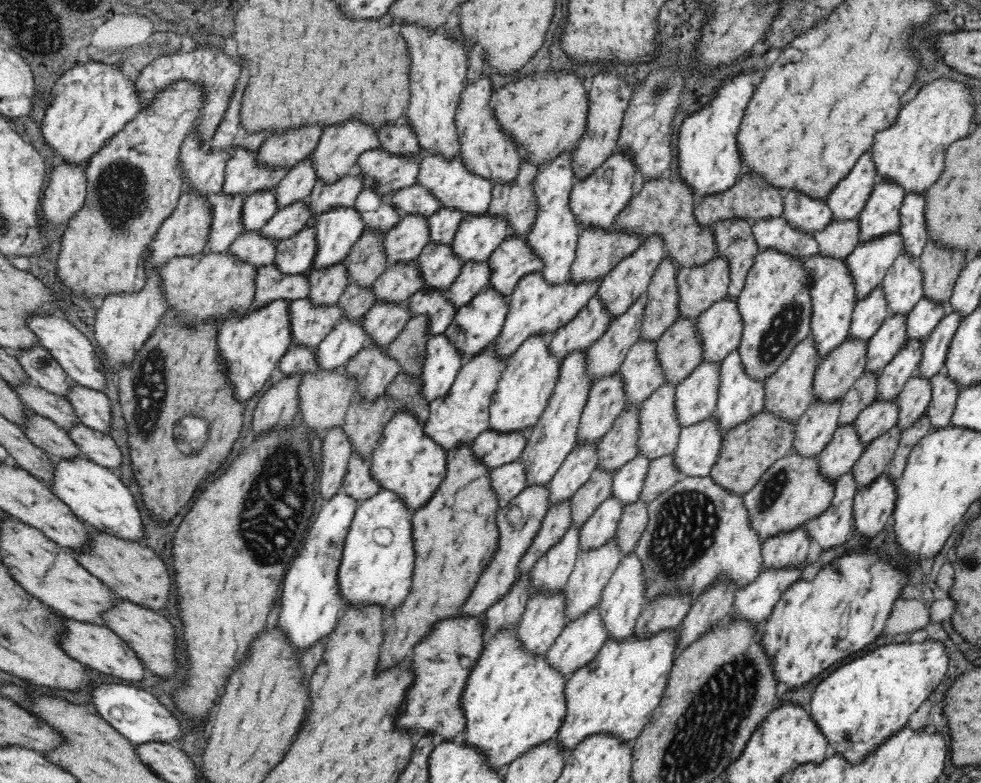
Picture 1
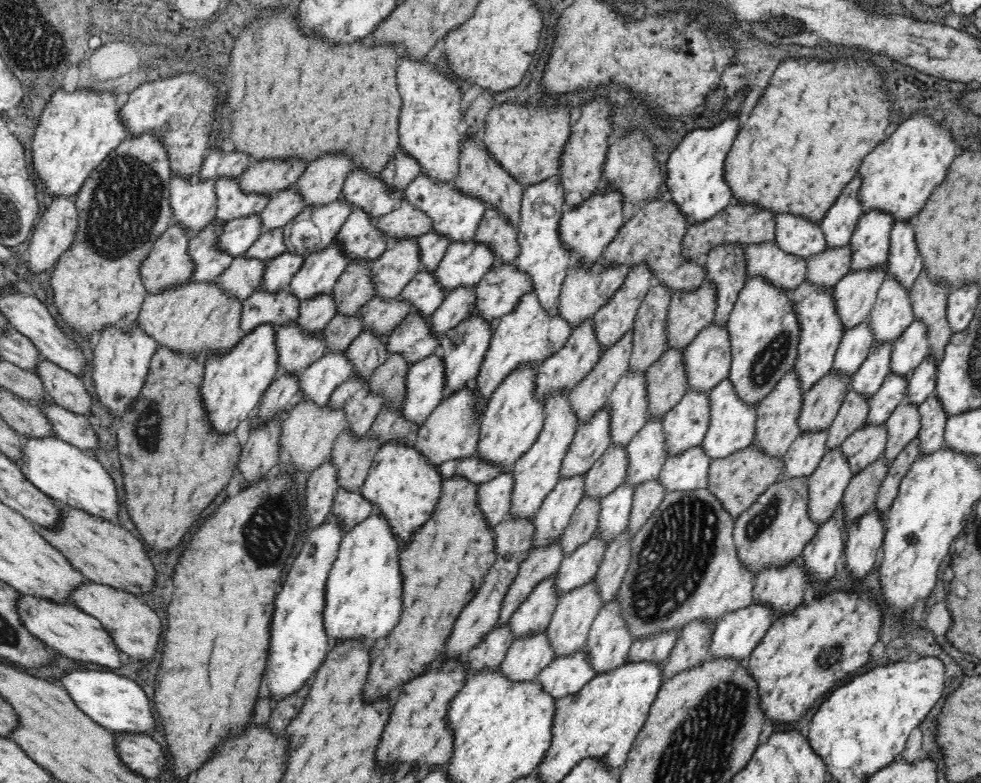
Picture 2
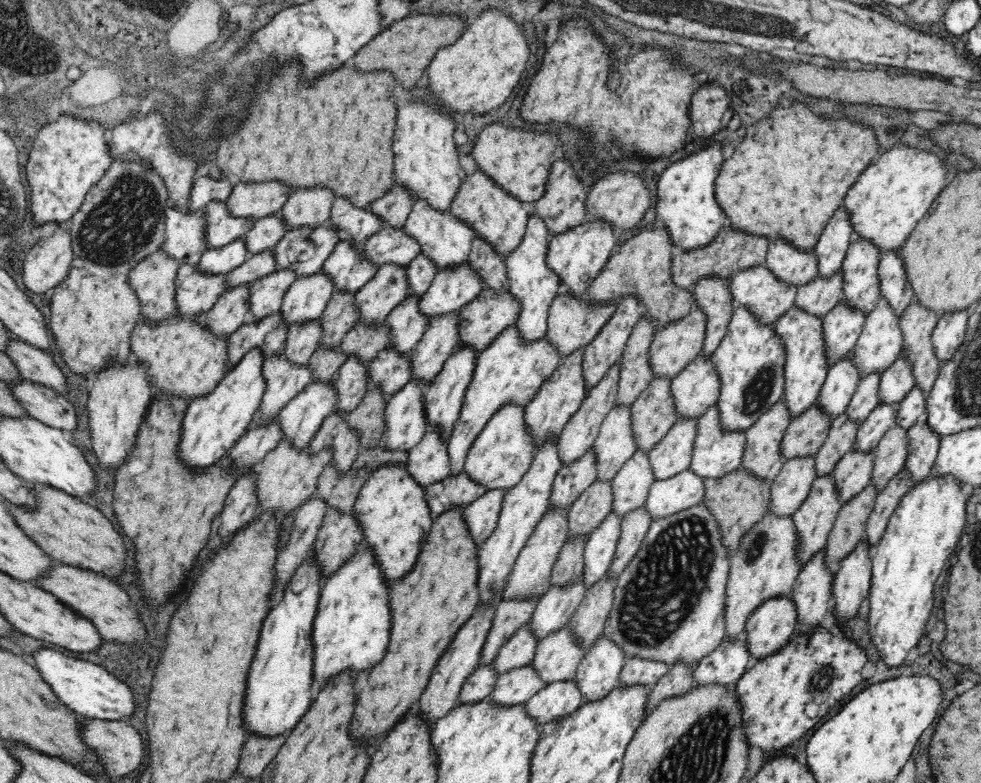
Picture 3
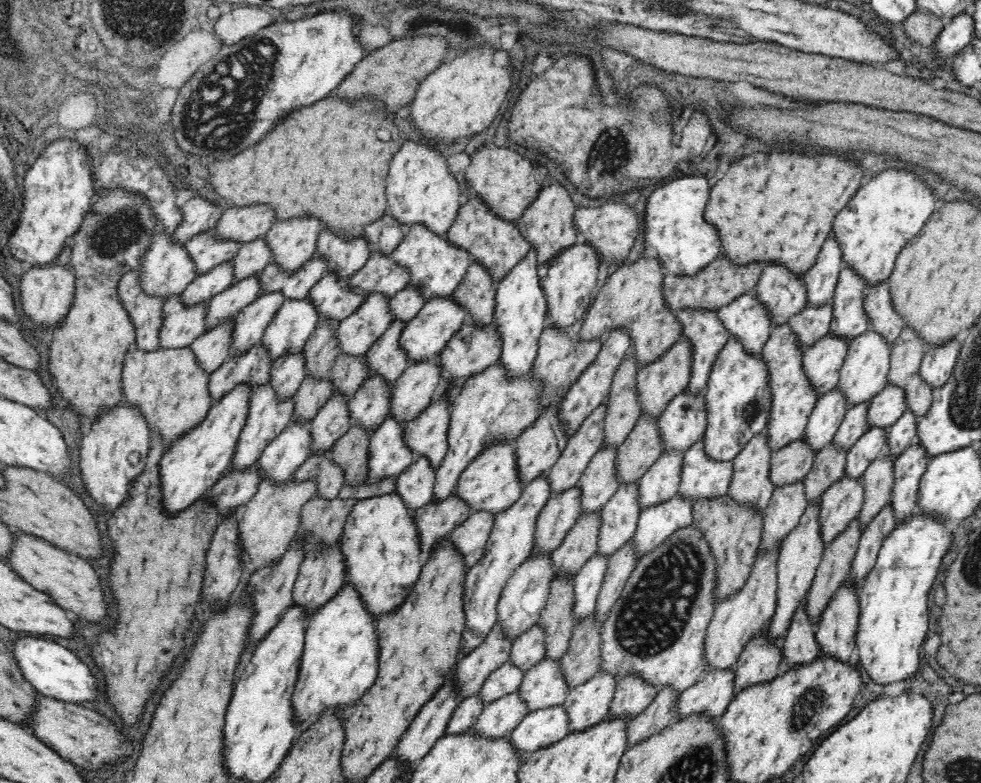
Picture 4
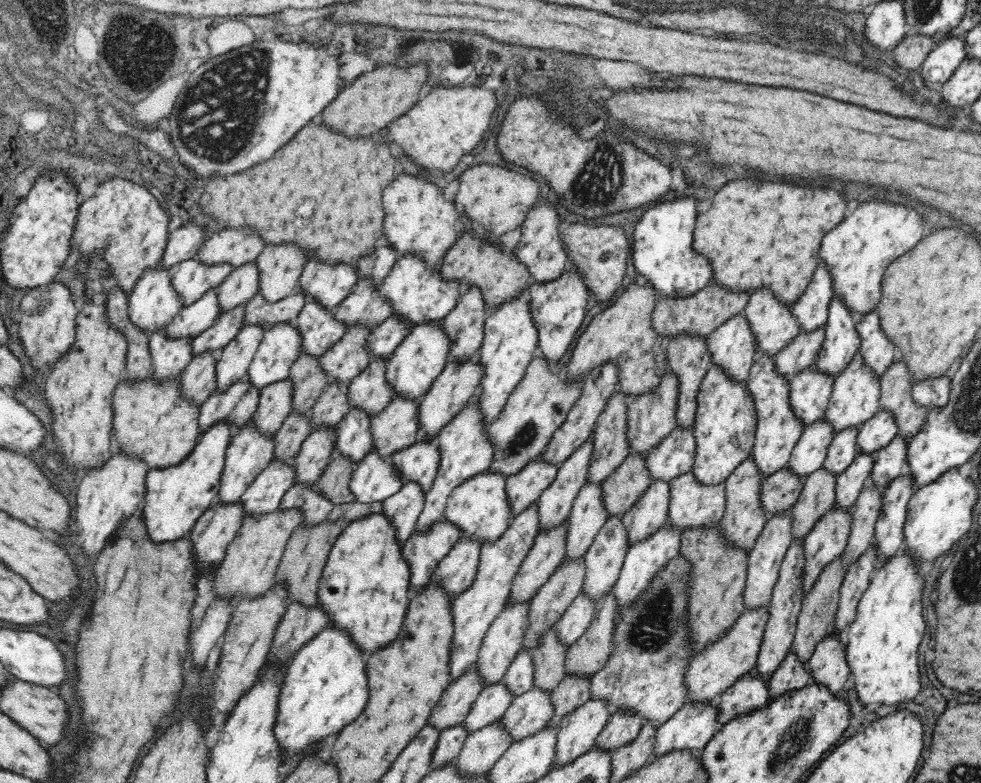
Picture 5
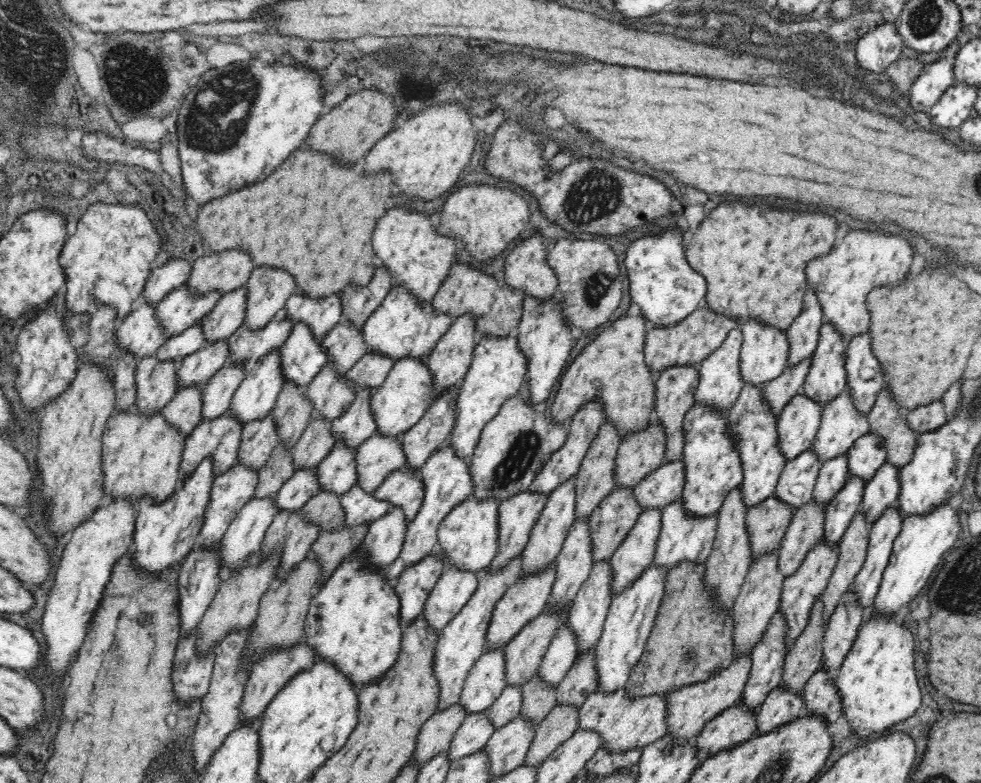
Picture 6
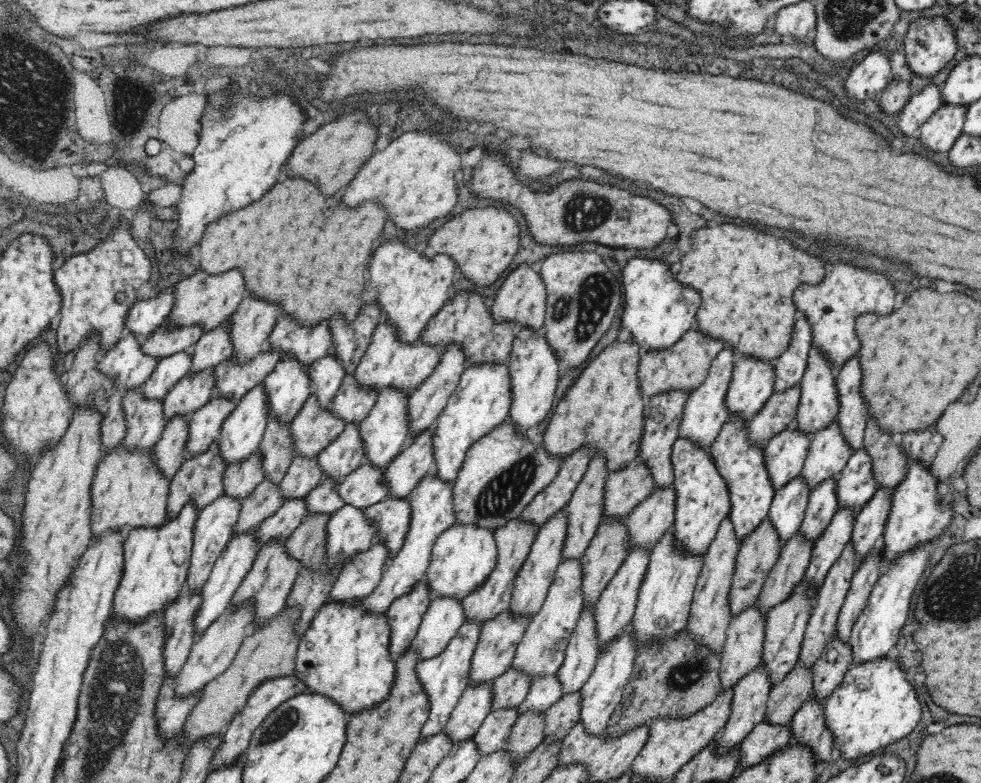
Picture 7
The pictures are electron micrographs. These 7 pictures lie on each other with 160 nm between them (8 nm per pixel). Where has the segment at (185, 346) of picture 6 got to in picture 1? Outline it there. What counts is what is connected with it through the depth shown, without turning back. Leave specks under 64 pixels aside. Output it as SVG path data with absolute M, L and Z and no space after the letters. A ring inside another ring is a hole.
M273 190L251 194L243 201L242 233L260 230L278 210Z

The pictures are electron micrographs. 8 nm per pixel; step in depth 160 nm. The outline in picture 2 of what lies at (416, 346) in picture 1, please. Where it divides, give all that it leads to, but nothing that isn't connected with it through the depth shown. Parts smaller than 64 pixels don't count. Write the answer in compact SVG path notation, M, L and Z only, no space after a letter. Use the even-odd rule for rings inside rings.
M390 353L384 364L378 365L366 382L372 395L382 395L383 408L401 410L406 394L406 374L409 370L406 359L400 353Z

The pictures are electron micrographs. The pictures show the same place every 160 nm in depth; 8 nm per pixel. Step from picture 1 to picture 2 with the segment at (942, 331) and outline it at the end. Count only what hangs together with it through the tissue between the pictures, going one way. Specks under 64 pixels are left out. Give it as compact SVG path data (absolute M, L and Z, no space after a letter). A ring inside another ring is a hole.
M928 358L908 376L908 386L904 401L919 407L928 397L935 395L937 368Z

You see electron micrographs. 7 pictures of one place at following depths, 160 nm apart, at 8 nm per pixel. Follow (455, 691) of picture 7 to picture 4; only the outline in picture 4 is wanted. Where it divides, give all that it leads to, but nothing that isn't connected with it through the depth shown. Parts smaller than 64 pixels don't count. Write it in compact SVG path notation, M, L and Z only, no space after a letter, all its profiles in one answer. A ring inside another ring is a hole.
M548 474L527 484L512 508L508 512L502 512L500 516L495 516L494 527L486 544L484 556L469 568L468 574L465 574L464 600L462 600L465 624L462 630L460 657L474 652L489 635L493 625L496 624L501 592L506 588L508 580L514 576L517 568L532 555L539 514L551 497L547 476Z

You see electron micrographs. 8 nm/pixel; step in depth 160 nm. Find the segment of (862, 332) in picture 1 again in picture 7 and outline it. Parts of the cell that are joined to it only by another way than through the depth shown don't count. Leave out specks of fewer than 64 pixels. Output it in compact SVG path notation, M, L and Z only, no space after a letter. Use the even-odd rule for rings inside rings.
M800 475L775 492L767 518L778 534L781 548L798 534L805 518L809 494Z

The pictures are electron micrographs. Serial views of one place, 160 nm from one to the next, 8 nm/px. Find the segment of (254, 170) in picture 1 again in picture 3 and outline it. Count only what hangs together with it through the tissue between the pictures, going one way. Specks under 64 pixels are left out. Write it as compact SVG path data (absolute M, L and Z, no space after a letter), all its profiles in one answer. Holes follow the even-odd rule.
M212 201L205 206L204 241L208 249L222 248L242 237L254 226L254 218L240 219L230 215L225 202Z

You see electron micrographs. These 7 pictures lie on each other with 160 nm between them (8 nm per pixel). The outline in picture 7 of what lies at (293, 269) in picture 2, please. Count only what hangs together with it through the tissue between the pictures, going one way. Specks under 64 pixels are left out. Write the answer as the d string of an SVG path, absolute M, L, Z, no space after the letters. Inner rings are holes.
M211 398L188 418L188 440L184 448L185 460L196 457L218 440L226 417L236 408L232 399Z

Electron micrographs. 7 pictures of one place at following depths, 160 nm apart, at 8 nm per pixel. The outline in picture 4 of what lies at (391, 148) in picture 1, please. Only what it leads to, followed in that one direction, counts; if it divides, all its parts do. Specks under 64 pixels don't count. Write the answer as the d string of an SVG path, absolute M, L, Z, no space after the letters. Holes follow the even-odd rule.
M384 214L379 221L369 224L362 236L366 239L366 245L370 250L382 255L390 255L391 252L402 242L406 235L406 228L394 217Z

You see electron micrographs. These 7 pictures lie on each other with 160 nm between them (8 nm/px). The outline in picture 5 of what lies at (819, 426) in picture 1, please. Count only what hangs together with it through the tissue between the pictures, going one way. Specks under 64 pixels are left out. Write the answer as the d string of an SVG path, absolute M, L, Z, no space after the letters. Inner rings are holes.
M784 512L782 516L776 516L767 520L764 531L760 534L754 546L754 550L747 557L747 576L744 592L742 592L742 603L744 610L768 609L776 582L780 576L780 565L786 552L792 544L792 522L791 512Z

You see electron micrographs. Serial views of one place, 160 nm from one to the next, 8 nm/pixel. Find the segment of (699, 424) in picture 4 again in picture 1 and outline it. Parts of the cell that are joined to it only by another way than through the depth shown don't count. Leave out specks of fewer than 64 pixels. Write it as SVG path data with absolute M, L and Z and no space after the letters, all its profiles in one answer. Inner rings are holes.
M728 297L713 305L696 320L696 333L702 345L702 361L721 366L723 360L739 348L742 336L742 317L740 317L736 301Z

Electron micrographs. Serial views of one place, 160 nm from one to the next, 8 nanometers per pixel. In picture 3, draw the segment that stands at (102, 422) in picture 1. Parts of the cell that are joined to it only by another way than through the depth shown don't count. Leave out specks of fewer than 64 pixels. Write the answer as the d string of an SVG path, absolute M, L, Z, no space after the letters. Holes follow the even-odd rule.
M16 336L10 337L4 353L16 365L22 379L53 388L59 395L66 392L66 378L52 357Z

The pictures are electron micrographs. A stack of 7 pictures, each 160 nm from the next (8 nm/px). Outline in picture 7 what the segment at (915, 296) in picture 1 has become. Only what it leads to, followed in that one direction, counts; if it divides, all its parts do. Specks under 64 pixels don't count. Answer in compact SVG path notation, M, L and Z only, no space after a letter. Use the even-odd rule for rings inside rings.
M836 420L825 429L816 431L806 452L800 477L810 493L828 479L835 479L853 455L850 445L840 435Z

